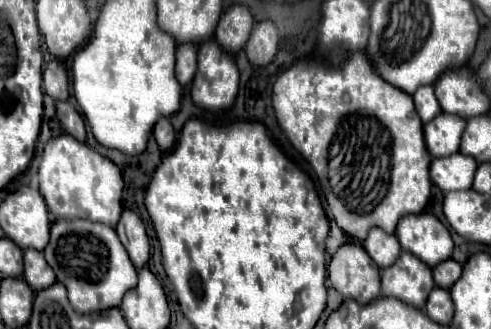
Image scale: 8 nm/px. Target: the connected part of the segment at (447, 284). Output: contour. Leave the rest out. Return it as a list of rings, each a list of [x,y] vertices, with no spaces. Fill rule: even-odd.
[[[453,258],[437,264],[437,266],[433,268],[435,284],[437,284],[439,288],[451,288],[451,286],[457,282],[457,278],[461,276],[461,270],[463,270],[461,264],[455,262]]]

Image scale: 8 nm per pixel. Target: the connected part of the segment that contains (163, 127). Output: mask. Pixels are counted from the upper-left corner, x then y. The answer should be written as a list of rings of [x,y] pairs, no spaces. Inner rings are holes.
[[[159,118],[157,120],[157,124],[155,124],[155,128],[153,128],[153,136],[155,136],[155,140],[157,140],[157,144],[159,144],[159,148],[163,150],[163,152],[167,152],[167,150],[171,150],[173,148],[173,144],[175,144],[175,138],[177,138],[177,132],[173,130],[173,126],[171,126],[171,122],[169,122],[169,118]]]

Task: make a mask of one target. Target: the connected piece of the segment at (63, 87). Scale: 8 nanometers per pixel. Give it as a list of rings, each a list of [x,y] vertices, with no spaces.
[[[51,60],[45,66],[43,72],[43,90],[53,98],[53,100],[67,100],[69,98],[69,78],[67,70],[59,60]]]

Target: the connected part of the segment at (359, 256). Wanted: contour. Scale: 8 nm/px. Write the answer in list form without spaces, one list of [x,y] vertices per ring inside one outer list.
[[[347,242],[339,246],[329,262],[329,282],[343,296],[367,304],[381,294],[379,266],[361,244]]]

